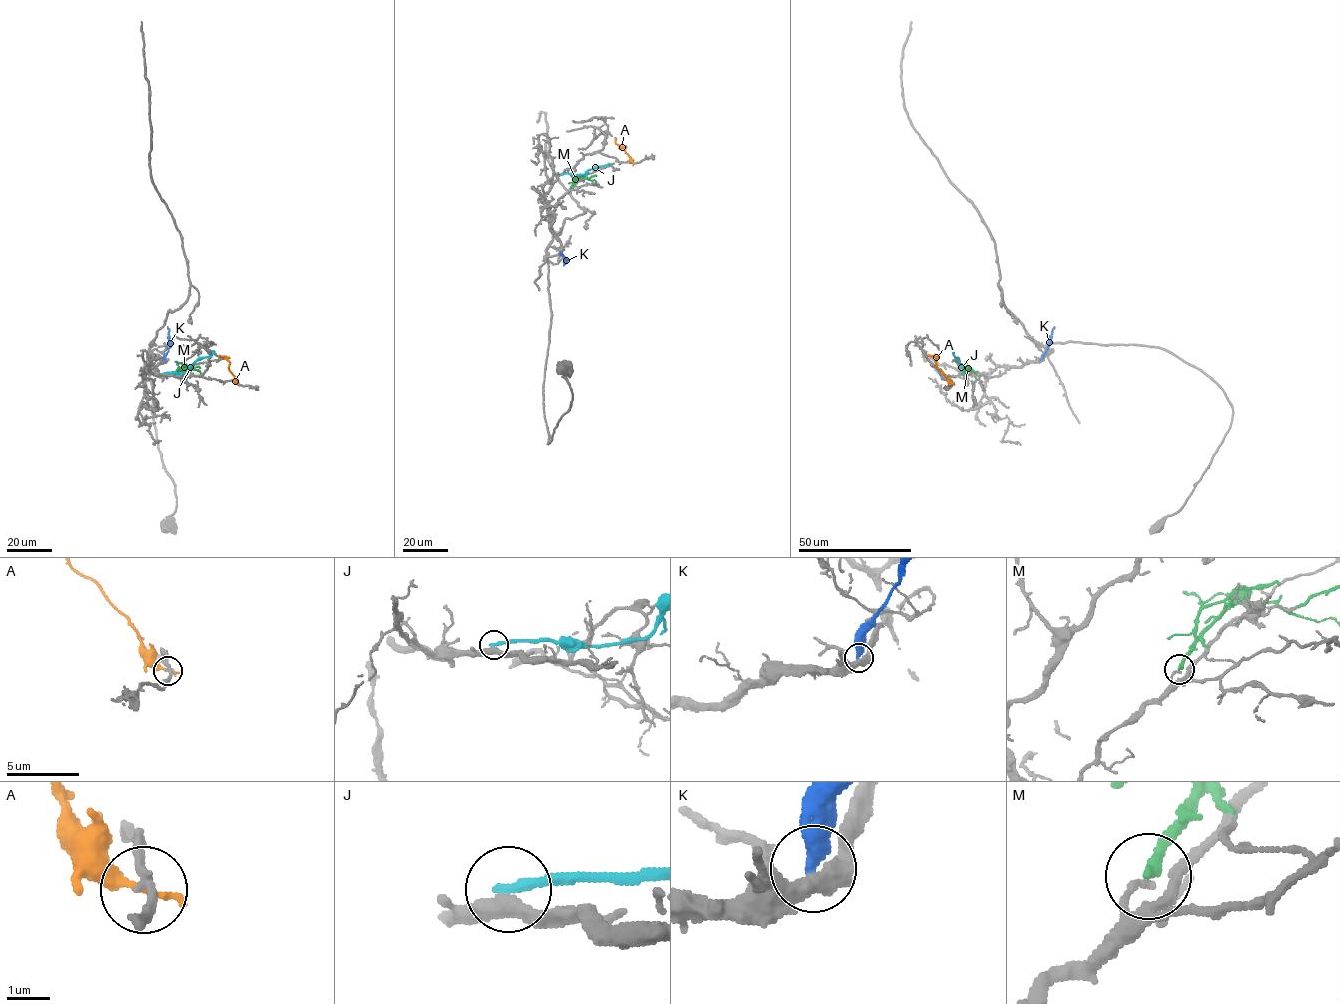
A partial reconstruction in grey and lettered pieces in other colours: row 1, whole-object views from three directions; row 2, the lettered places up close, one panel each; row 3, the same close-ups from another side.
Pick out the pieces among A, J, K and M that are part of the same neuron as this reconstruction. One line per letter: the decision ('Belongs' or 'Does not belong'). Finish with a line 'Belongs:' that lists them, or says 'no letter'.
A: Does not belong
J: Does not belong
K: Does not belong
M: Does not belong
Belongs: no letter

